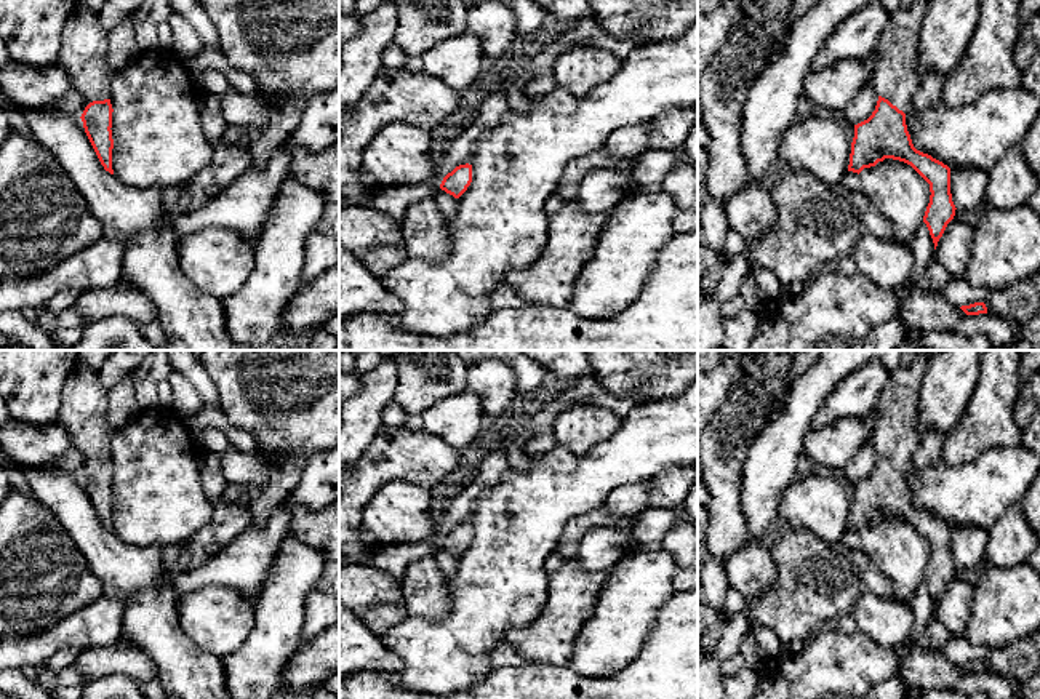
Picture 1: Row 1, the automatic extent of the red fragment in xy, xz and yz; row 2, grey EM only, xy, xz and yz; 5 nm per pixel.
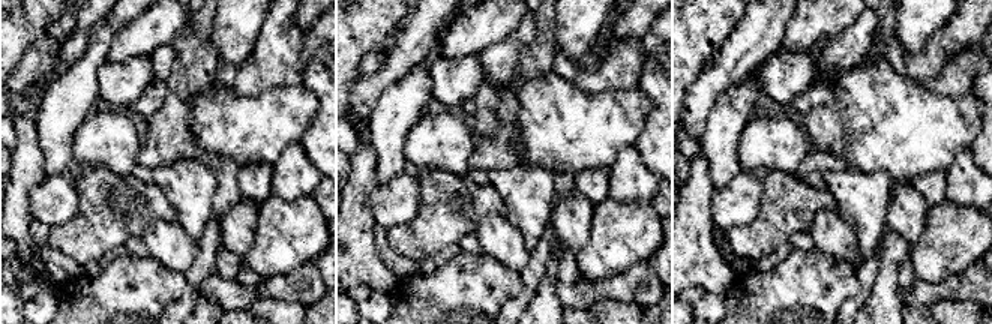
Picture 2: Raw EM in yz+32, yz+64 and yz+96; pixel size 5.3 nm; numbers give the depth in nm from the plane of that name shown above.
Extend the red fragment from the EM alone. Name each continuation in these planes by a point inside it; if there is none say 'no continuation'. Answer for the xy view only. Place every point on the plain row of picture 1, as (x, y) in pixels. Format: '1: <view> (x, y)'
1: xy (84, 402)

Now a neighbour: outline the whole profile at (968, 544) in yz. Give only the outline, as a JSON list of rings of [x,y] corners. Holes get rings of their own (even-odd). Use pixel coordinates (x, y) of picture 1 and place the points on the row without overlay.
[[[974,526],[950,528],[950,552],[957,568],[974,568],[986,560],[989,533]]]

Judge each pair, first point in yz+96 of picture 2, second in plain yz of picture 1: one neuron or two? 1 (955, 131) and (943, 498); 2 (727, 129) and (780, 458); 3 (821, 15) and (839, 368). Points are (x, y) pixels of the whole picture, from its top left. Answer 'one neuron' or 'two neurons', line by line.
1: one neuron
2: one neuron
3: two neurons

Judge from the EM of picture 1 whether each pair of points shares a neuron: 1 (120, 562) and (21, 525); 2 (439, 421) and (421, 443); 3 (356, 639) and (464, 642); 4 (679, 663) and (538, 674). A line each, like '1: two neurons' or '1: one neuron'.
1: two neurons
2: two neurons
3: two neurons
4: one neuron

